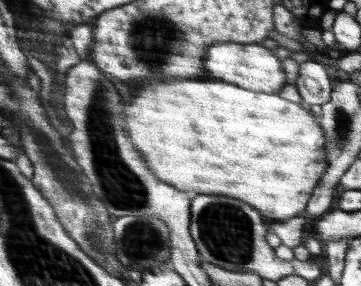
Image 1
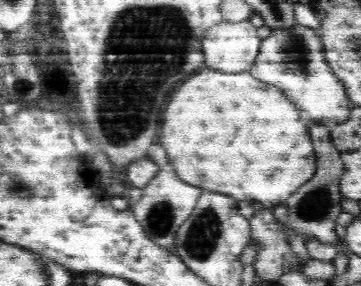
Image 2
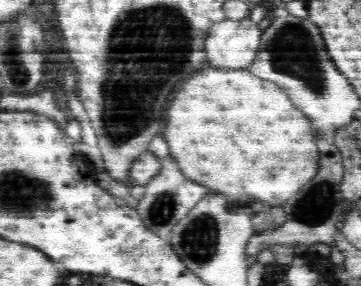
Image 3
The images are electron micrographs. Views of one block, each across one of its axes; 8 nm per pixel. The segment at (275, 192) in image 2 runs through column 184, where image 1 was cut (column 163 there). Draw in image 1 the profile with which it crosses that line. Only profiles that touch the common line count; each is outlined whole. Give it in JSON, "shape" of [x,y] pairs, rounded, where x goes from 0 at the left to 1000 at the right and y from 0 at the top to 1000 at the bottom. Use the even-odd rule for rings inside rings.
{"shape":[[[623,147],[584,161],[579,196],[568,210],[568,238],[573,259],[596,273],[596,287],[584,280],[573,287],[446,280],[429,294],[413,287],[380,308],[363,357],[341,357],[346,441],[374,517],[396,531],[424,608],[440,629],[479,643],[490,664],[535,671],[535,685],[540,678],[651,685],[723,734],[734,762],[756,769],[795,769],[839,741],[861,692],[861,671],[873,664],[895,601],[911,580],[900,538],[906,483],[878,406],[850,392],[839,371],[767,336],[784,315],[784,301],[795,301],[795,266],[773,203],[751,182],[751,168],[729,154],[679,161]]]}

